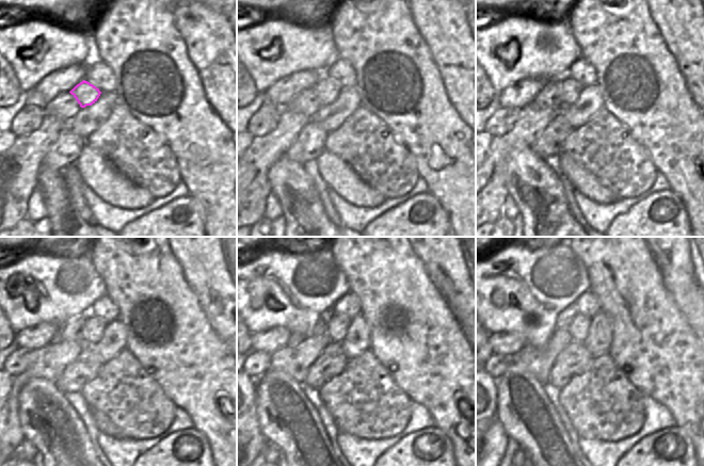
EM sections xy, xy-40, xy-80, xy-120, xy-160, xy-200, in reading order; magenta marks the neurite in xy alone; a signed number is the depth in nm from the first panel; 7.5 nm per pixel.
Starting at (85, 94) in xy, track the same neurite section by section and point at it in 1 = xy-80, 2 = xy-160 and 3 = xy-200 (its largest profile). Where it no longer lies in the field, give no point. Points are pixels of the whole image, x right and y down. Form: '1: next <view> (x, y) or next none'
1: next xy-80 (570, 90)
2: next xy-160 (337, 327)
3: next xy-200 (578, 328)

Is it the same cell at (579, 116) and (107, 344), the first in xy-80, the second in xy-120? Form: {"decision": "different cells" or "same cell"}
{"decision": "same cell"}

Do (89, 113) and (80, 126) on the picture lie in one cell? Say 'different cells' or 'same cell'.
same cell

